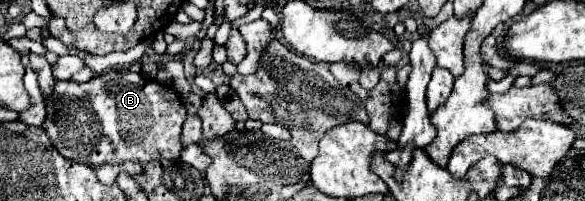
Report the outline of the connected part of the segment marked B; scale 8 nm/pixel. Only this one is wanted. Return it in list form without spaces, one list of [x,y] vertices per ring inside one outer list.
[[[129,69],[93,77],[91,91],[89,83],[55,79],[53,95],[45,101],[47,117],[41,129],[65,159],[89,165],[91,169],[127,161],[179,159],[183,149],[179,137],[185,121],[185,107],[179,101],[181,97],[171,87]]]

